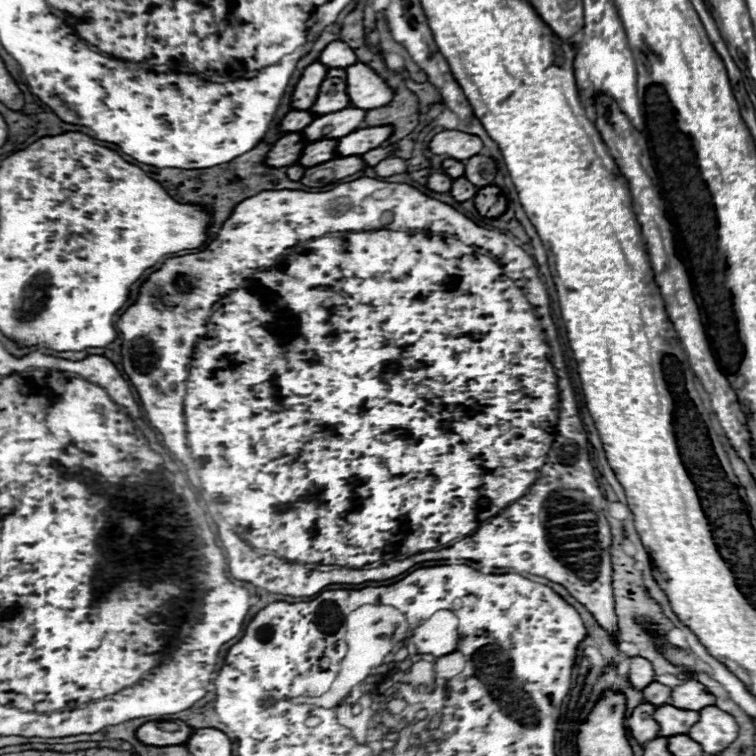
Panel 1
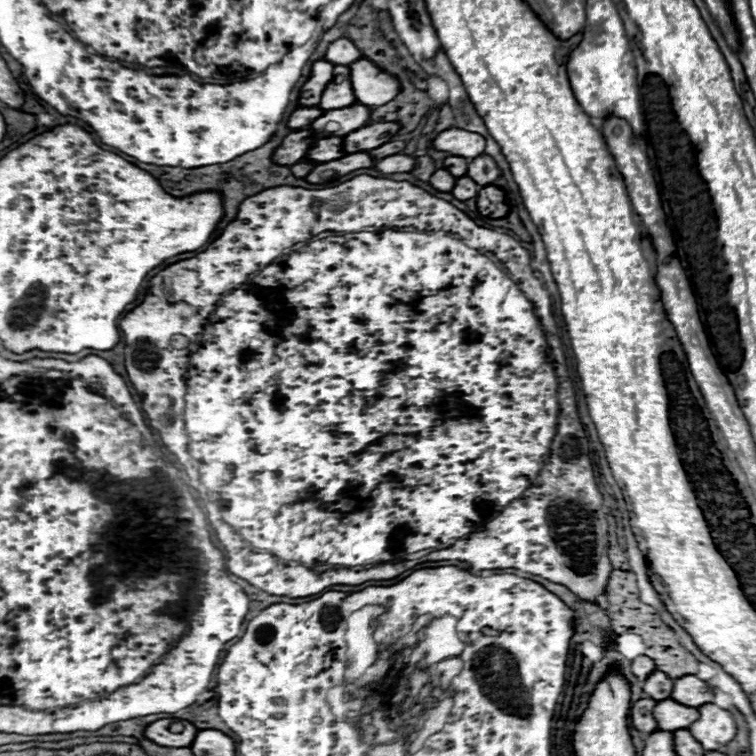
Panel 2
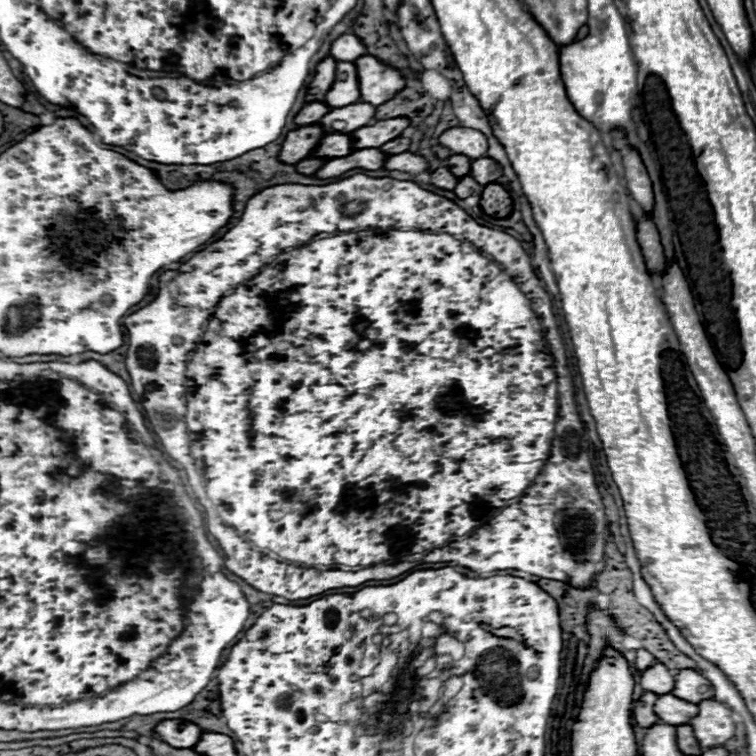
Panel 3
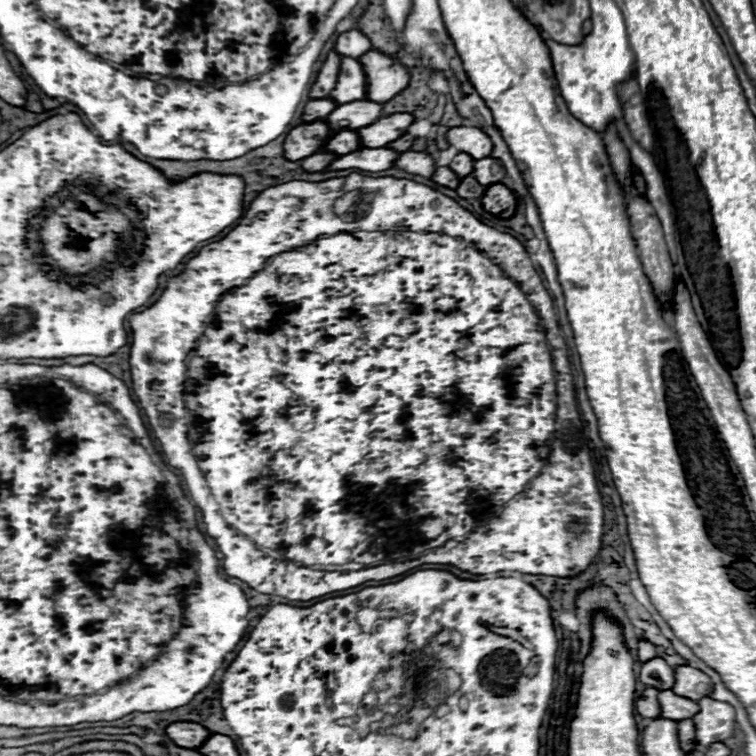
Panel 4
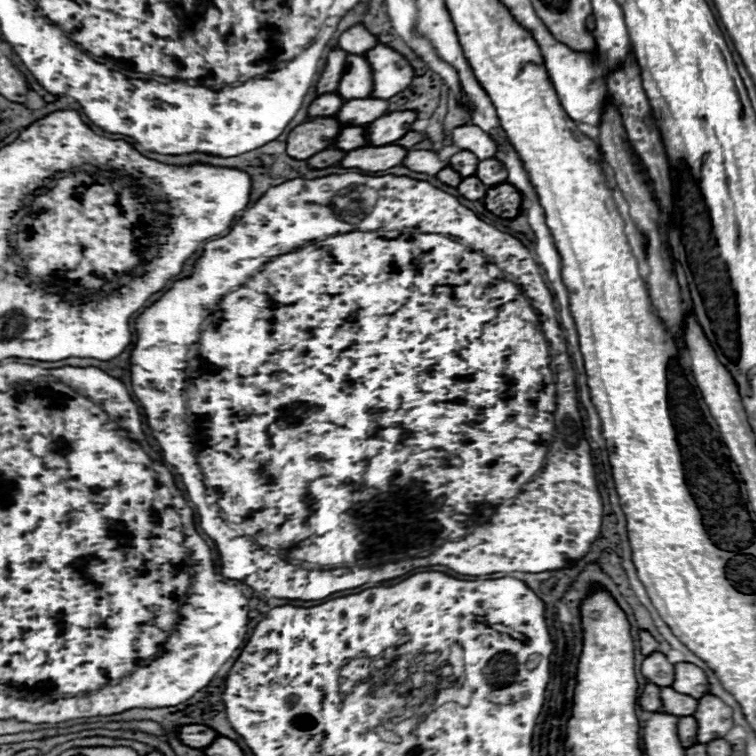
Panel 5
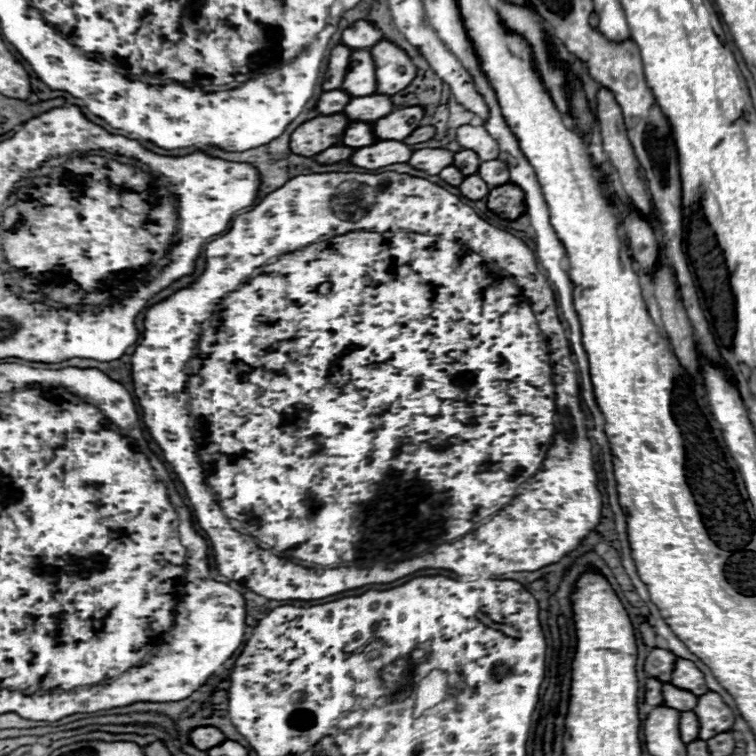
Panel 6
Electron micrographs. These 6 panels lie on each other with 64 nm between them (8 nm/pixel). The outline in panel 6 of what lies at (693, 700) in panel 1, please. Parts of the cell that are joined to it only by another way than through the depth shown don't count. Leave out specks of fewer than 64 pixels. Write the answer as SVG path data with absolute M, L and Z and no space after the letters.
M684 658L676 660L676 666L674 666L670 682L674 686L678 686L678 688L694 692L696 696L702 696L702 694L708 692L708 686L704 682L704 674L694 666L694 662L684 660Z

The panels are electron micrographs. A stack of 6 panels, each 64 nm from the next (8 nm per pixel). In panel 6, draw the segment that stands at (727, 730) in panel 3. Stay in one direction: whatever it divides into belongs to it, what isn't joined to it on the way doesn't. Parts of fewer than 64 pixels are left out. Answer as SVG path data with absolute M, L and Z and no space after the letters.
M716 692L702 694L698 698L694 712L700 722L700 734L698 734L700 740L708 740L718 732L728 732L734 724L734 712L724 704L720 694Z

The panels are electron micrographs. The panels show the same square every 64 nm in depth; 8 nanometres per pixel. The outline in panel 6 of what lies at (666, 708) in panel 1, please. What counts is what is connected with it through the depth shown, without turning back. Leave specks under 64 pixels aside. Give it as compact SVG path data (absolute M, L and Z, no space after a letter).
M670 682L664 684L664 704L666 706L670 706L678 712L690 712L690 710L694 710L696 700L698 700L698 696L694 696L692 692L682 690Z

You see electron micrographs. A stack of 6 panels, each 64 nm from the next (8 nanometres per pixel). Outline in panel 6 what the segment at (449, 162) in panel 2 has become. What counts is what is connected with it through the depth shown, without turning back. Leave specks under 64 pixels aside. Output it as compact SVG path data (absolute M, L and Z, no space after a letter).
M460 150L454 154L454 166L464 172L464 176L470 176L470 174L476 174L478 168L480 168L480 158L472 152L472 150Z

